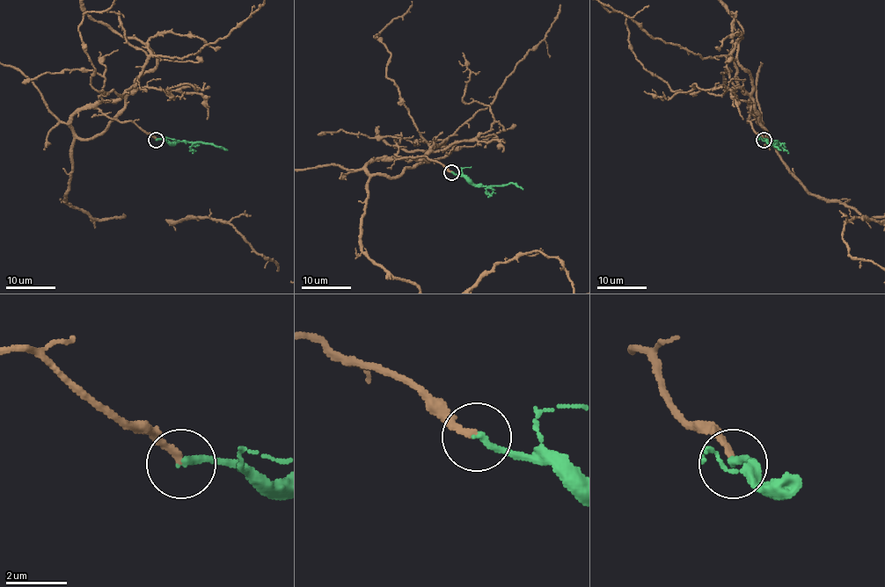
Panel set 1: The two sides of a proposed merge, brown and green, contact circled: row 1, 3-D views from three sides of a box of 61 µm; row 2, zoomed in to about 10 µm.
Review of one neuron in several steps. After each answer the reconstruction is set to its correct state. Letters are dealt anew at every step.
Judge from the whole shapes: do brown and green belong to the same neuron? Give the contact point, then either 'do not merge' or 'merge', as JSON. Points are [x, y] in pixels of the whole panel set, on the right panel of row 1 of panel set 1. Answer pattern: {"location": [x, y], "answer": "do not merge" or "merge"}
{"location": [764, 140], "answer": "merge"}

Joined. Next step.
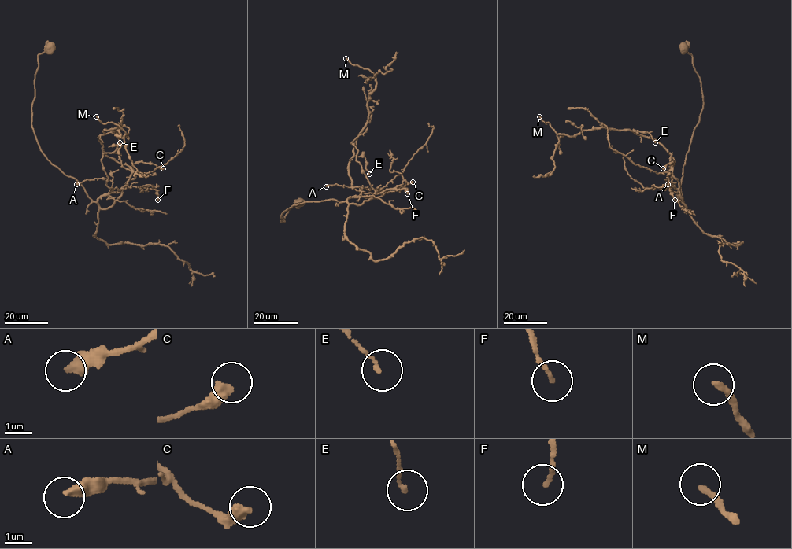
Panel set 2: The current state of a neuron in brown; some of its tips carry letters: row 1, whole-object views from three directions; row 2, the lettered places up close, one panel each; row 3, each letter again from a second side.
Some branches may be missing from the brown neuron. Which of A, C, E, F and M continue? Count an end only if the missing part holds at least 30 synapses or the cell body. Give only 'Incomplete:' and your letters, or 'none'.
Incomplete: M

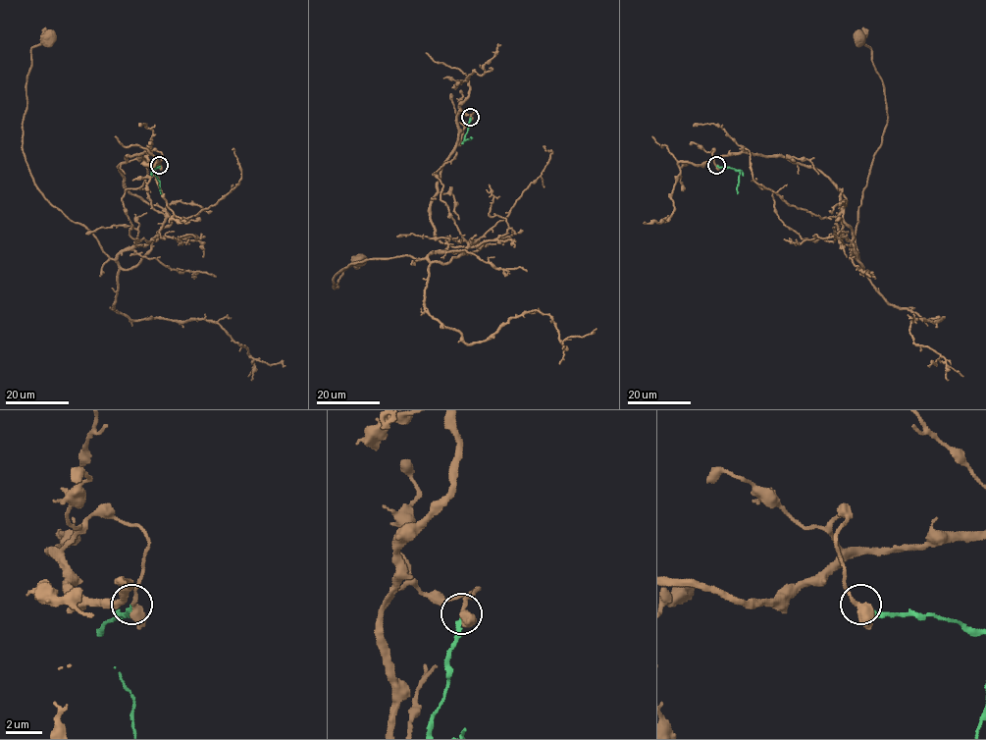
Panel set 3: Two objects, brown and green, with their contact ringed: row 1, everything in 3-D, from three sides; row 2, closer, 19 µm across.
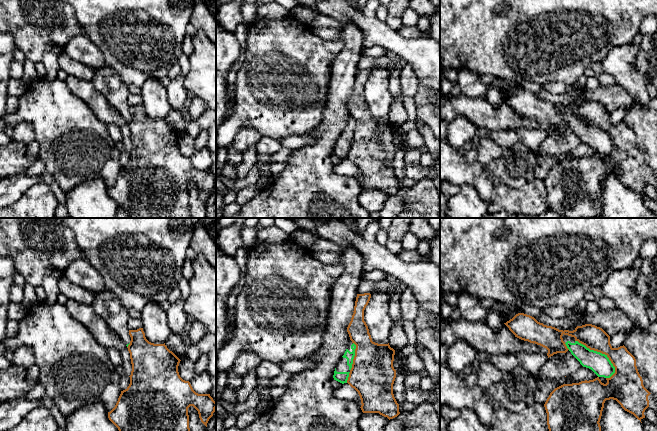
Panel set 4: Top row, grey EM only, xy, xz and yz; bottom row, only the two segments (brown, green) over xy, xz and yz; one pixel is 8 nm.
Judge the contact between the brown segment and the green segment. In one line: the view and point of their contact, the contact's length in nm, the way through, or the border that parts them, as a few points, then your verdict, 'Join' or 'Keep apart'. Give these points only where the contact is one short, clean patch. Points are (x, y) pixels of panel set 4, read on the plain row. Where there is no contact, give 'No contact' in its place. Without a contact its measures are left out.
Touches brown at yz (599, 127). Shared border 420 nm. Keep apart

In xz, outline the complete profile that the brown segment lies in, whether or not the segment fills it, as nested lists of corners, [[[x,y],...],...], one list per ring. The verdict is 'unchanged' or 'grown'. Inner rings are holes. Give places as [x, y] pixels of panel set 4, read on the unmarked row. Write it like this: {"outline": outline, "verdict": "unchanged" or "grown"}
{"outline": [[[370,69],[357,70],[354,89],[347,103],[350,116],[356,121],[347,159],[358,168],[363,189],[379,189],[390,196],[400,190],[393,170],[395,126],[389,119],[372,117],[364,97],[364,86],[370,74]]], "verdict": "unchanged"}

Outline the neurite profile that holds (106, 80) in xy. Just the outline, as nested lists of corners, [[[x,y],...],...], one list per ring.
[[[108,66],[94,68],[92,82],[101,92],[109,104],[126,120],[130,120],[131,113],[127,101],[129,91],[120,76]]]

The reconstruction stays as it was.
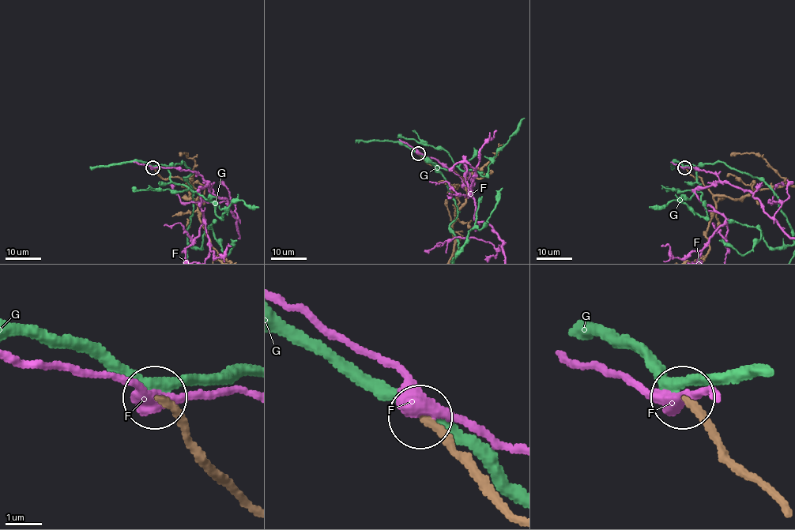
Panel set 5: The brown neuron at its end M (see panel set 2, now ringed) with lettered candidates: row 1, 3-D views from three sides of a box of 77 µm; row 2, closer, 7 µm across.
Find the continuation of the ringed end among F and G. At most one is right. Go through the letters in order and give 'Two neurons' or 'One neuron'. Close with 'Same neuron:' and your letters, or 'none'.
F: Two neurons
G: Two neurons
Same neuron: none

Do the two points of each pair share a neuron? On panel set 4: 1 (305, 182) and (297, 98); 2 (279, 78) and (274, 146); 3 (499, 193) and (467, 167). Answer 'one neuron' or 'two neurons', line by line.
1: two neurons
2: two neurons
3: one neuron

